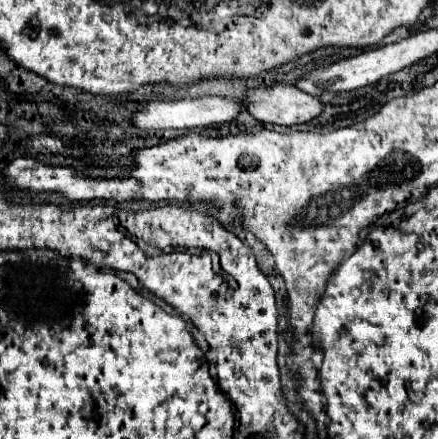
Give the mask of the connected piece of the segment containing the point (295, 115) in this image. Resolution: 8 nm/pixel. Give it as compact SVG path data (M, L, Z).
M289 84L249 88L245 92L245 104L253 118L279 126L303 124L323 112L319 98L309 96Z

